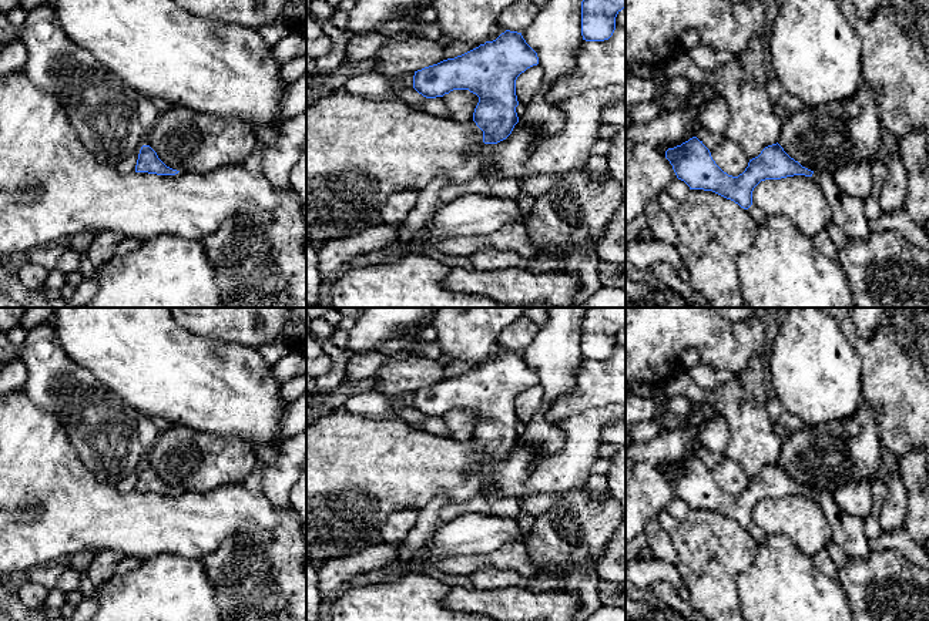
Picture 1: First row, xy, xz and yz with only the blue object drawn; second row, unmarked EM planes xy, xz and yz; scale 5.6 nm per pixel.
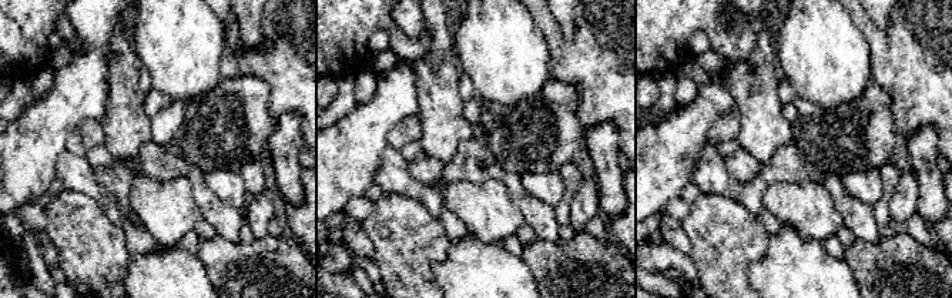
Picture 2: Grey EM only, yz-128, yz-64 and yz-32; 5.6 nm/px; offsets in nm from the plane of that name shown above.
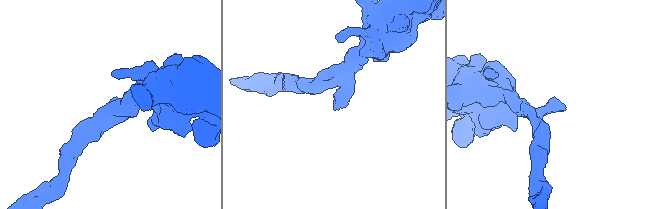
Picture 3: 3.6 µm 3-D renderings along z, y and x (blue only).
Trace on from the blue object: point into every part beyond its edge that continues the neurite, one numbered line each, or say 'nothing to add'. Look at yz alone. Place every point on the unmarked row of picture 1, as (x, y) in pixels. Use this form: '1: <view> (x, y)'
1: yz (848, 531)

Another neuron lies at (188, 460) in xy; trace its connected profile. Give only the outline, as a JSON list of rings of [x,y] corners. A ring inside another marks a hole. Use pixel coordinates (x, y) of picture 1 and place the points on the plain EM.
[[[174,424],[160,433],[142,464],[150,464],[172,489],[208,493],[219,484],[242,481],[256,464],[256,456],[239,439],[219,439]]]

